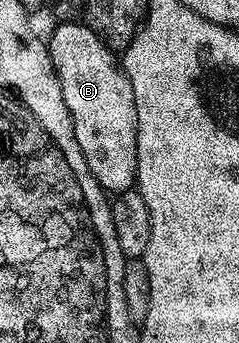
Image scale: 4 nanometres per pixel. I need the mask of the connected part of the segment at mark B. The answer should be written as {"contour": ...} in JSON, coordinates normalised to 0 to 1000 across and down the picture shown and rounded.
{"contour":[[[251,61],[230,73],[238,79],[222,85],[218,105],[197,105],[192,122],[218,169],[218,195],[234,204],[234,222],[259,248],[259,294],[276,294],[276,318],[293,318],[326,434],[343,434],[343,458],[360,458],[360,481],[377,504],[439,560],[548,557],[569,545],[577,434],[569,431],[569,309],[561,259],[544,259],[544,224],[527,224],[490,152],[464,149],[389,90],[360,85],[335,67]]]}

